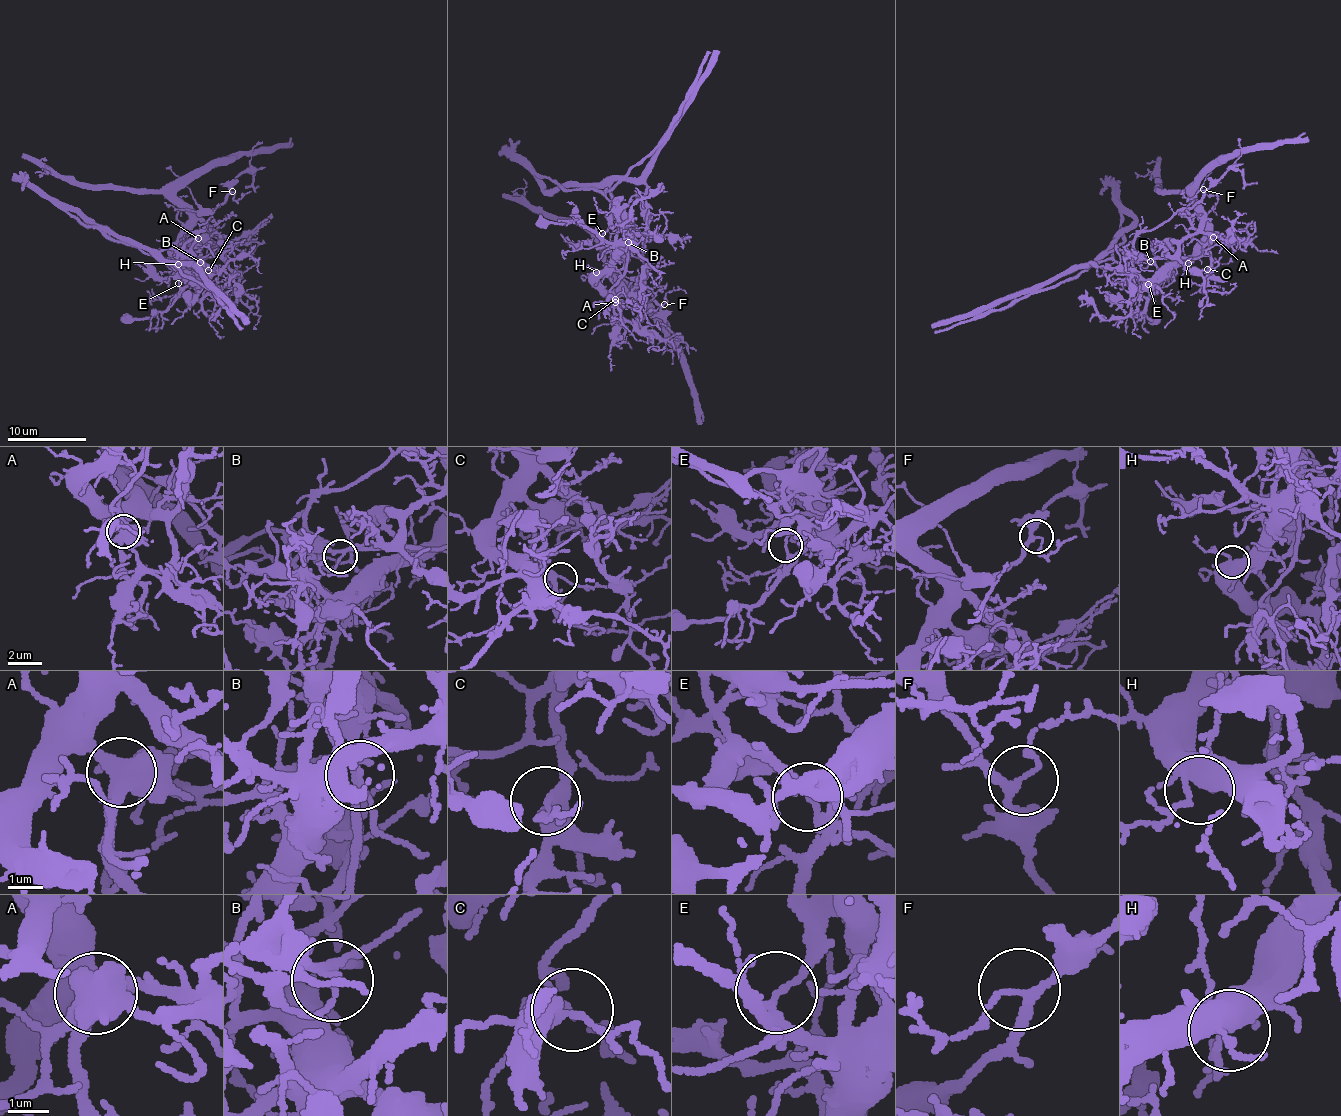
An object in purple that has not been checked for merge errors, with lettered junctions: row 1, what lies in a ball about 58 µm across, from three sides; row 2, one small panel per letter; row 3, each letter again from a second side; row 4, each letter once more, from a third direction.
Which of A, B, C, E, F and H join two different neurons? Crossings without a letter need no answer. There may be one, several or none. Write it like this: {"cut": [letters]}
{"cut": ["A", "B", "E"]}

